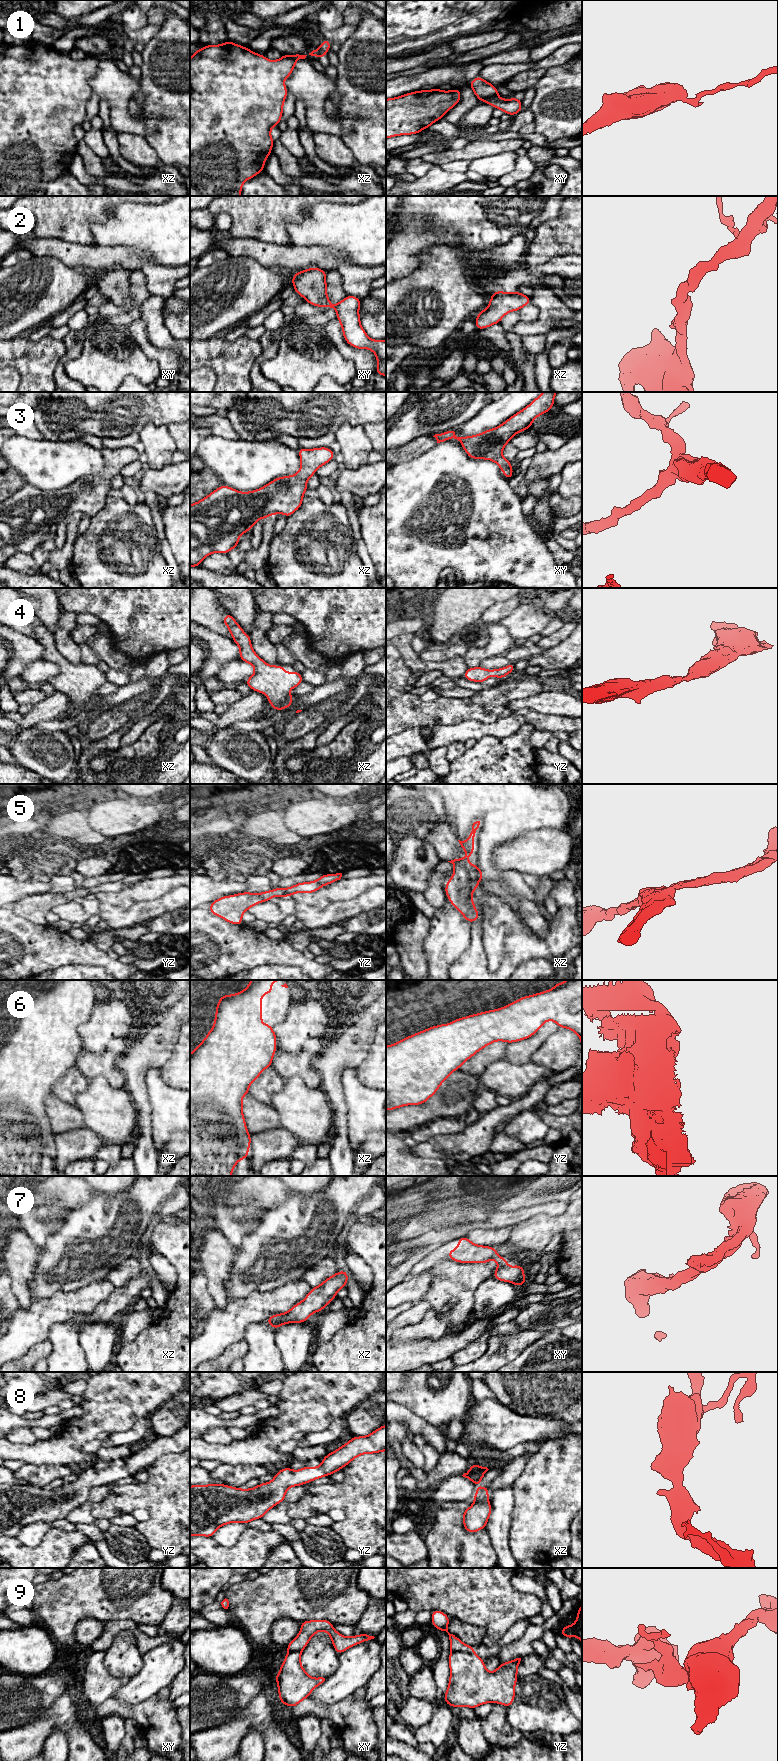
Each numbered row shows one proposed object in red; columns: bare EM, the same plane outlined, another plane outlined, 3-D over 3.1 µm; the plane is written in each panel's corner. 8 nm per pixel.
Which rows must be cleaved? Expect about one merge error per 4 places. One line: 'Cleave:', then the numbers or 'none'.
Cleave: 1, 9

